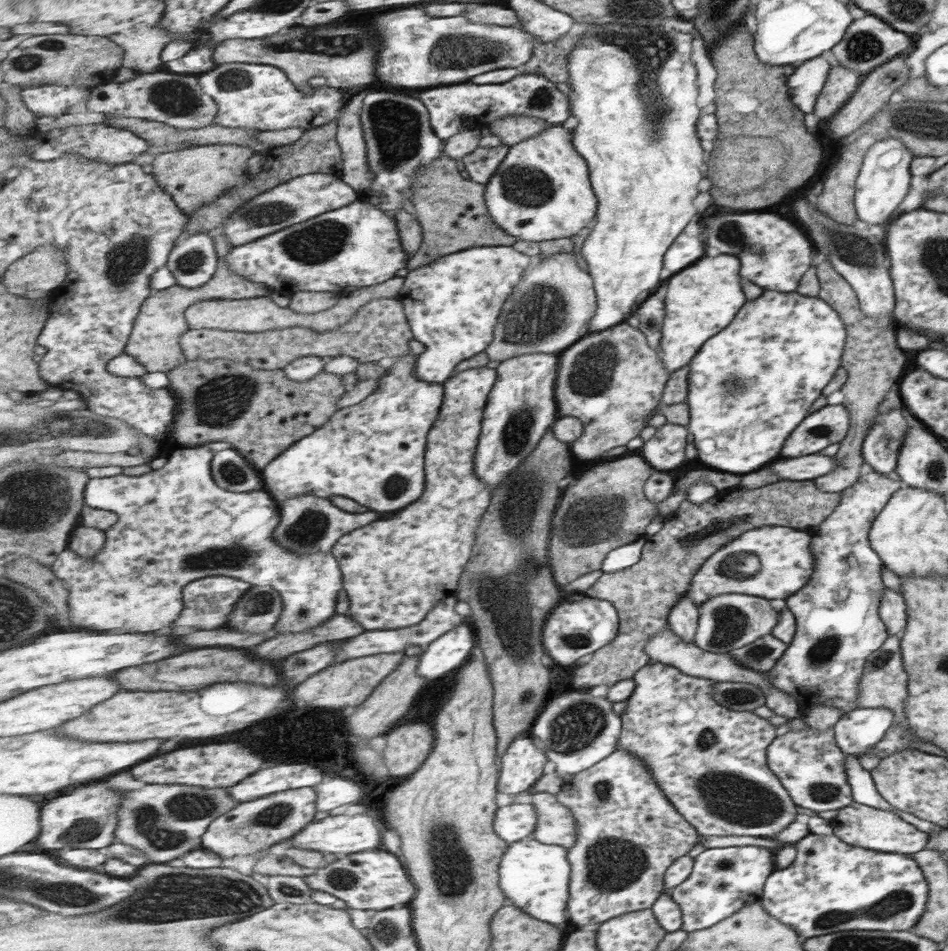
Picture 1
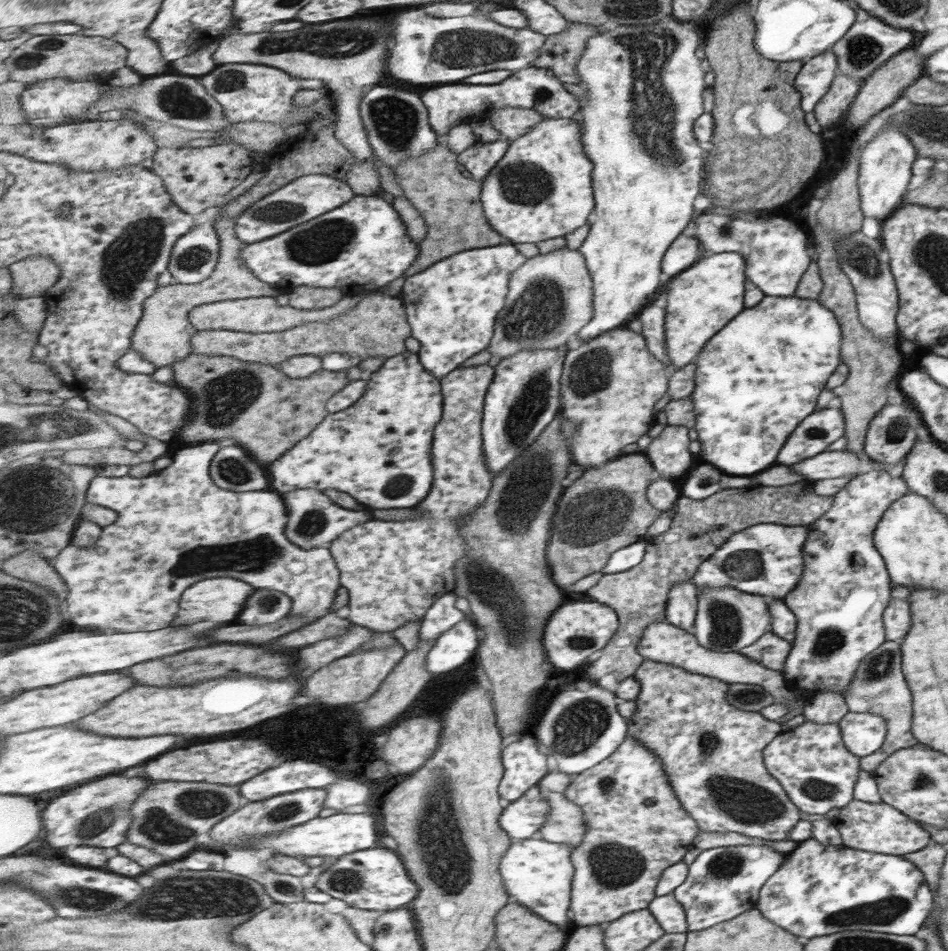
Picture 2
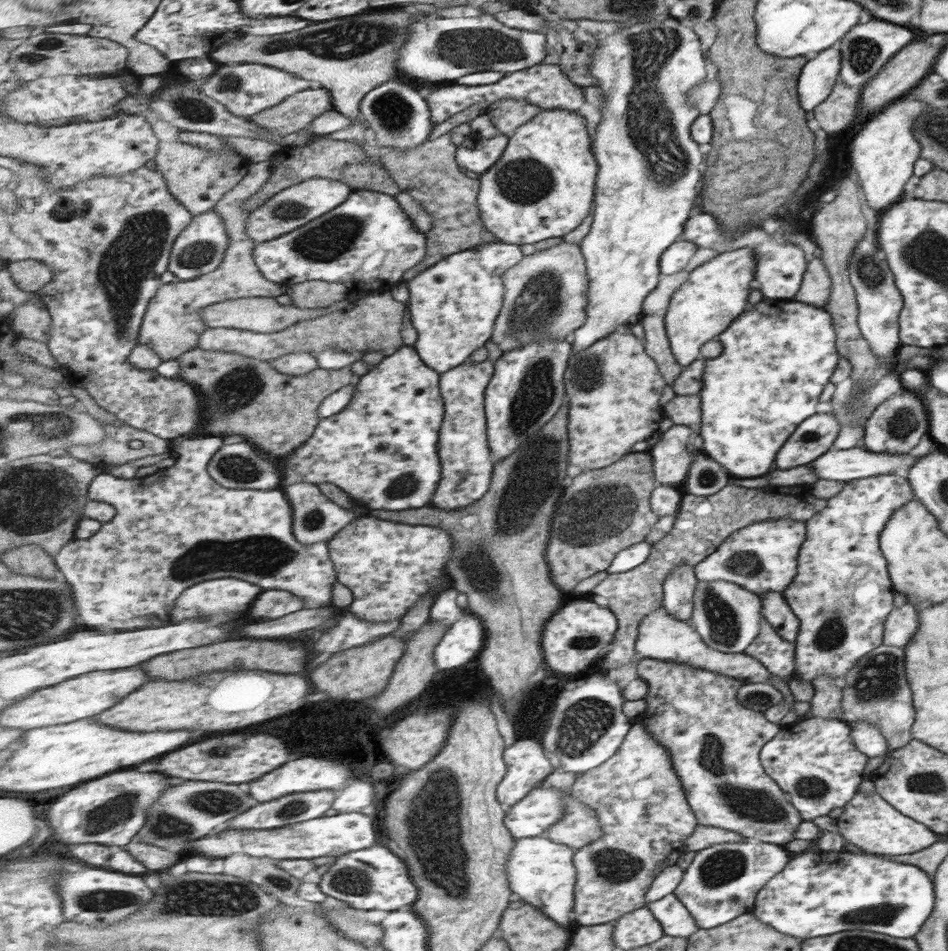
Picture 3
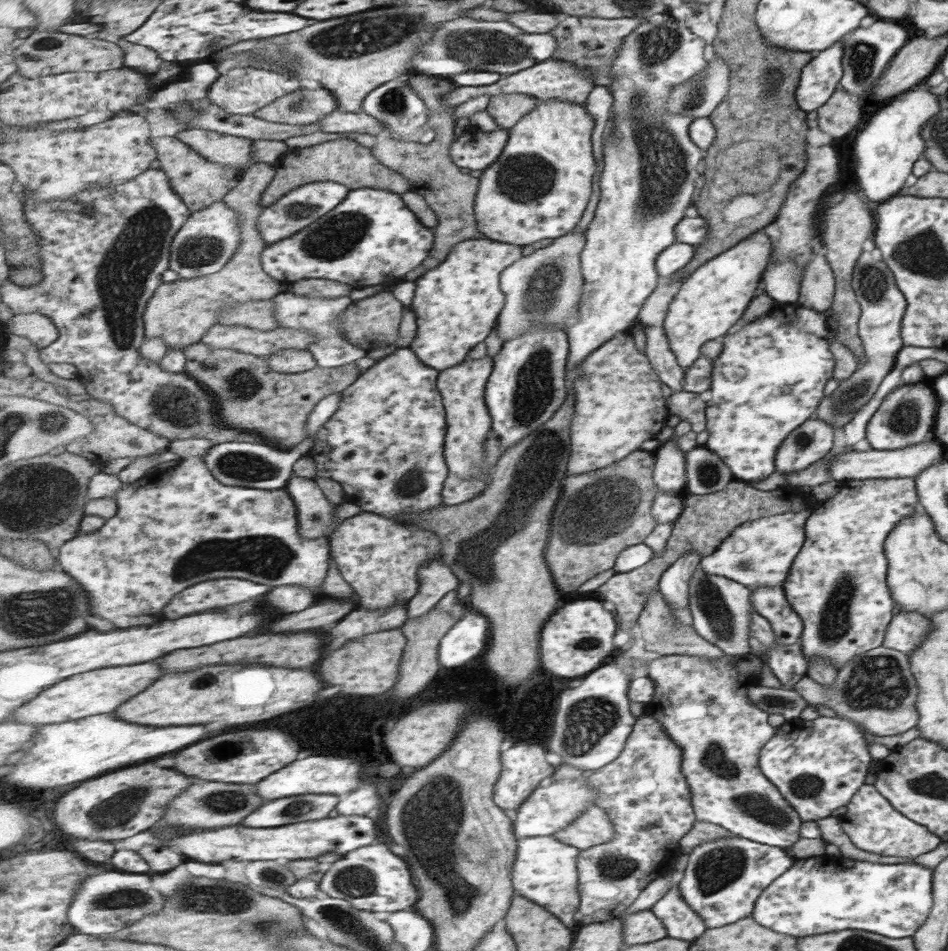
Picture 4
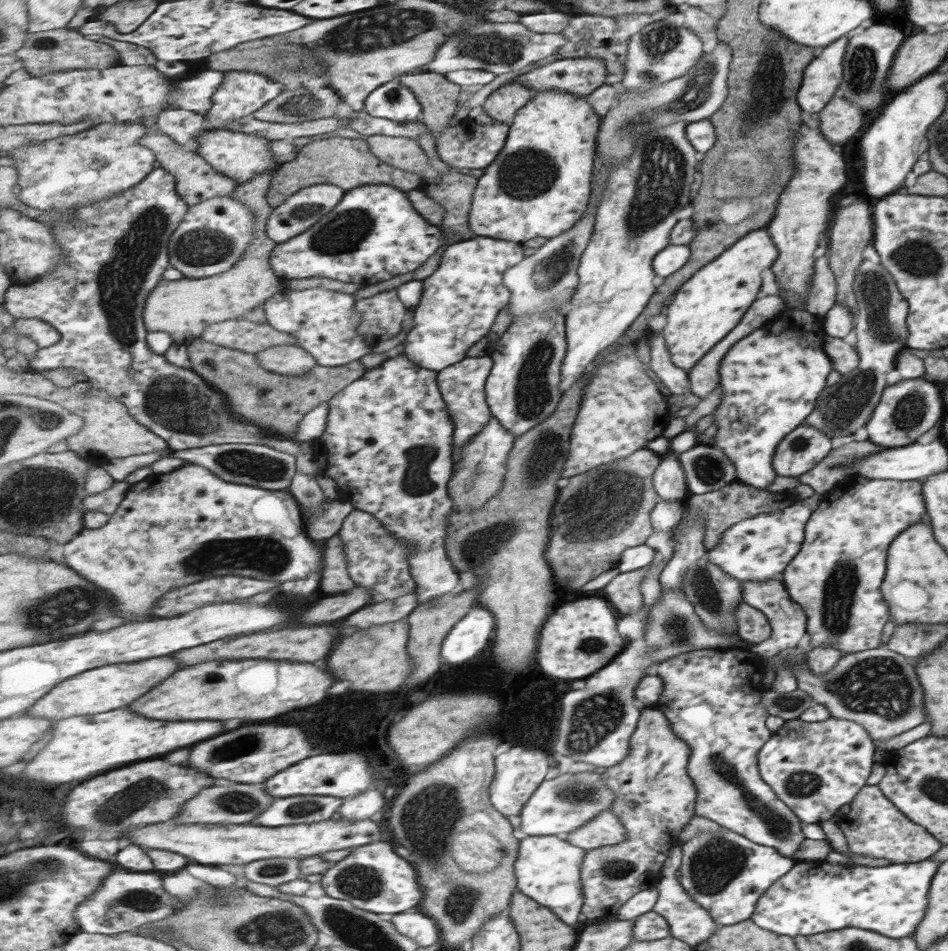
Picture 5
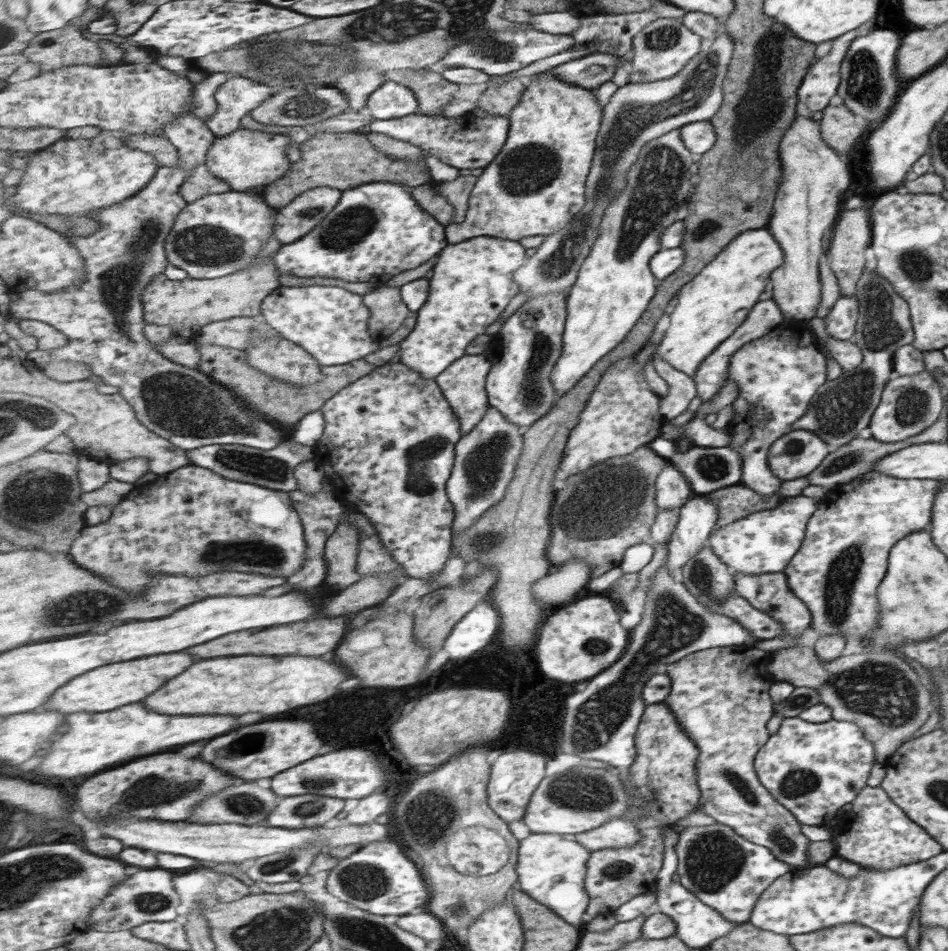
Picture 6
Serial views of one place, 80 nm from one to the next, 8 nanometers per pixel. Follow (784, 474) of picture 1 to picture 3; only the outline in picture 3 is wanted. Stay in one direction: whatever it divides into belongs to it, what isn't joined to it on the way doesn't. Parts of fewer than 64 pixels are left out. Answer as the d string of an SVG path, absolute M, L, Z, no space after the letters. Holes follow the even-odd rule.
M853 447L847 450L838 450L829 448L824 452L815 462L809 462L813 466L815 474L819 480L831 481L851 481L859 478L867 478L868 476L877 476L878 474L893 474L895 470L903 468L909 470L917 461L920 456L911 456L911 454L889 454L889 453L876 453L868 451L867 449L860 449Z

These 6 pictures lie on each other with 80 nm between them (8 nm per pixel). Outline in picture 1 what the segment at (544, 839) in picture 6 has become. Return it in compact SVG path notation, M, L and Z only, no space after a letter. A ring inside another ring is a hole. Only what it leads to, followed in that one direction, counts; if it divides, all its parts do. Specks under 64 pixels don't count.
M527 838L510 845L500 866L500 885L508 904L513 902L519 908L525 908L525 912L539 920L563 924L571 892L572 864L569 861L568 848L558 844Z

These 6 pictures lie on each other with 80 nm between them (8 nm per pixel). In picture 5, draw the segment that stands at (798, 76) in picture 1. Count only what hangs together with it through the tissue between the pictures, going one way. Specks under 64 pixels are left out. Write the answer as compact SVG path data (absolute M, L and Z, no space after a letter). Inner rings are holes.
M840 36L824 46L821 53L805 68L797 92L797 104L800 104L801 111L818 114L833 98L842 79L842 58L847 41L848 36Z

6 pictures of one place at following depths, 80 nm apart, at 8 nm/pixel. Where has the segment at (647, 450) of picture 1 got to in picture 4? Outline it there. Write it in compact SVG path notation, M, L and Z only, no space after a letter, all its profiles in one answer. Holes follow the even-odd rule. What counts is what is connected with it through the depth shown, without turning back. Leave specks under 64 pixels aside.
M679 421L674 426L674 433L653 451L655 466L652 468L652 480L661 492L677 495L687 480L687 472L683 472L683 452L673 446L673 440L687 434L689 422Z

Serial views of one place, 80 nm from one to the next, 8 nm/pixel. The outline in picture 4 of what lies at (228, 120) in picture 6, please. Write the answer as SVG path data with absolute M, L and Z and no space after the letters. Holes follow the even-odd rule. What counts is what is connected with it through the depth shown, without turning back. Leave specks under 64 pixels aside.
M237 68L231 72L221 71L221 75L211 85L207 98L231 115L252 115L261 108L269 107L277 98L287 96L299 88L299 81L283 72L265 68Z

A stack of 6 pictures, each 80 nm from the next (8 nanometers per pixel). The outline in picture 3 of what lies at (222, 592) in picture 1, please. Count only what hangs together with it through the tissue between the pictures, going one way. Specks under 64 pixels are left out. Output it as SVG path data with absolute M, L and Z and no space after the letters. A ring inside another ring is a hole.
M230 578L207 580L188 588L177 600L177 606L171 612L173 622L195 616L217 616L223 612L247 610L249 604L264 592L263 587L247 580Z

